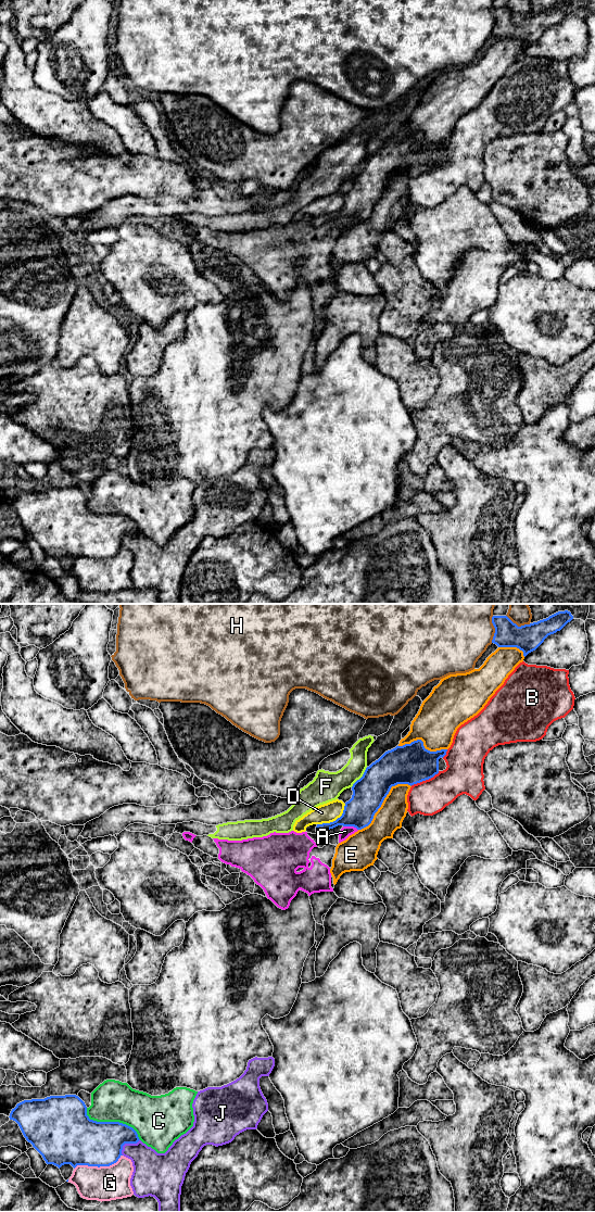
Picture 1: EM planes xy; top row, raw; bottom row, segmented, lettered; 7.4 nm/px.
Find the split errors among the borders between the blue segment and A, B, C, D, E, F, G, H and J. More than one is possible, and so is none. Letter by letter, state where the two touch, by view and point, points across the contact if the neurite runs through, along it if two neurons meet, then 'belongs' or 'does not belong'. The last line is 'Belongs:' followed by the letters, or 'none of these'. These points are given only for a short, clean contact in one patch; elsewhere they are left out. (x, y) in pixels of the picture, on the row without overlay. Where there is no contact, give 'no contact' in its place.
A: xy (351, 217) | does not belong
B: xy (425, 172) | does not belong
C: xy (112, 514) | does not belong
D: xy (336, 212) | does not belong
E: xy (382, 193) | does not belong
F: xy (362, 168) | along xy (367, 159), (364, 165), (351, 178) | does not belong
G: xy (98, 558) | does not belong
H: xy (495, 21) | does not belong
J: xy (127, 534) | does not belong
Belongs: none of these

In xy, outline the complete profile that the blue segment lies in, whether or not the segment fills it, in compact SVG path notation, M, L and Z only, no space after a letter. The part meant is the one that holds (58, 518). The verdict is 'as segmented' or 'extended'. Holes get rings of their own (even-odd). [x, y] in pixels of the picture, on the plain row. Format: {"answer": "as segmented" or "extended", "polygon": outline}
{"answer": "as segmented", "polygon": "M76 487L50 488L45 491L24 492L10 505L24 529L42 547L47 556L59 560L64 556L110 558L123 547L125 535L137 535L137 523L119 514L97 514L87 507L85 494Z"}

